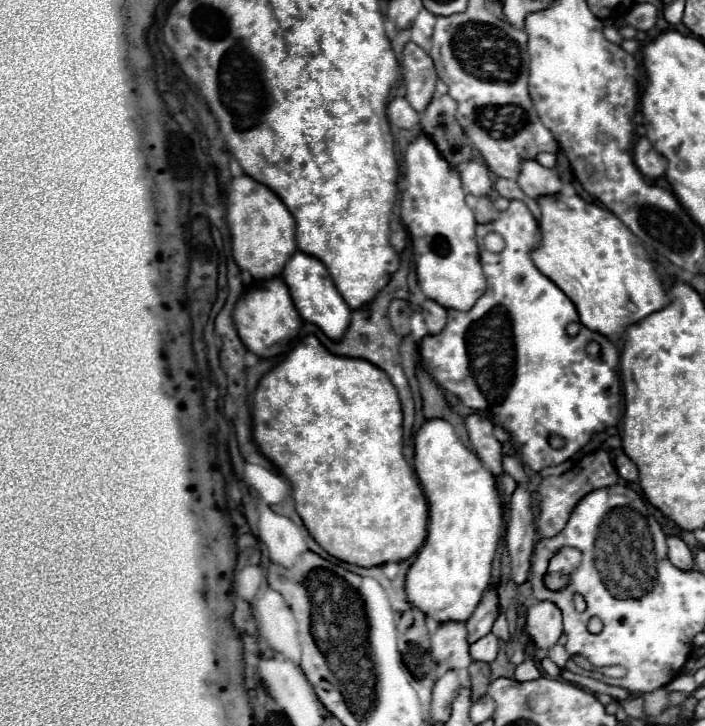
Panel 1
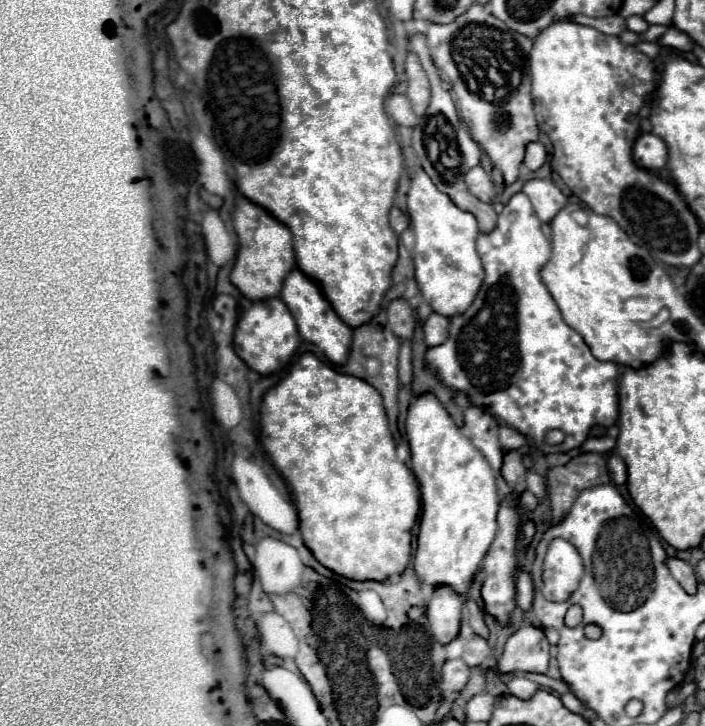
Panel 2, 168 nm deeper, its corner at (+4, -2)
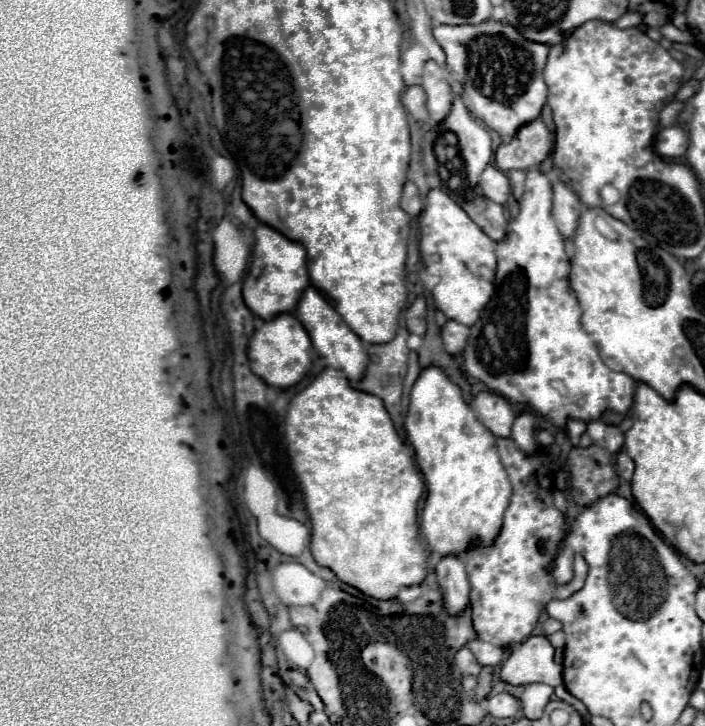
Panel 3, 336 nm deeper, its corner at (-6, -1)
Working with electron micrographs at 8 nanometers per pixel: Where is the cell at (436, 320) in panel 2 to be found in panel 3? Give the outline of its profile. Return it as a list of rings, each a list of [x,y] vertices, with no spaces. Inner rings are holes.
[[[447,320],[447,324],[441,328],[441,340],[449,354],[459,354],[463,350],[467,340],[467,330],[469,330],[467,326],[455,320]]]

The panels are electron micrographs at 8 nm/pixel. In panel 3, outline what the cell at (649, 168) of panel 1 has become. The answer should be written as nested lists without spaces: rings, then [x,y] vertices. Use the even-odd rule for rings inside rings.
[[[681,126],[661,128],[655,136],[655,152],[665,158],[679,158],[685,154],[687,146],[687,132]]]

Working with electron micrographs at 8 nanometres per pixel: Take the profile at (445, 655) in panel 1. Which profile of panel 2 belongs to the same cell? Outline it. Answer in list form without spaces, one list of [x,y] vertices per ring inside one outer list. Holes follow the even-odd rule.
[[[449,585],[433,587],[433,595],[427,607],[429,631],[439,643],[449,643],[459,633],[463,597]]]

